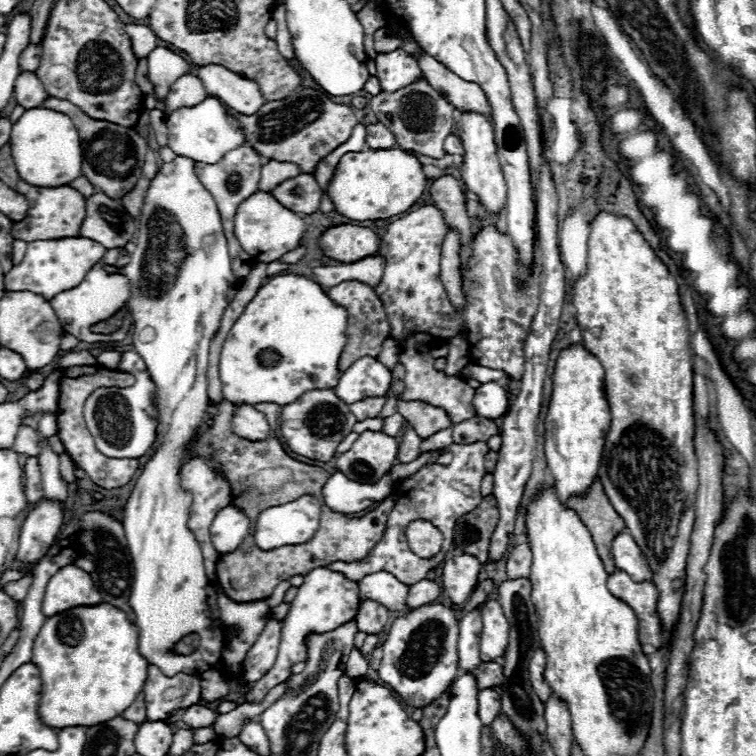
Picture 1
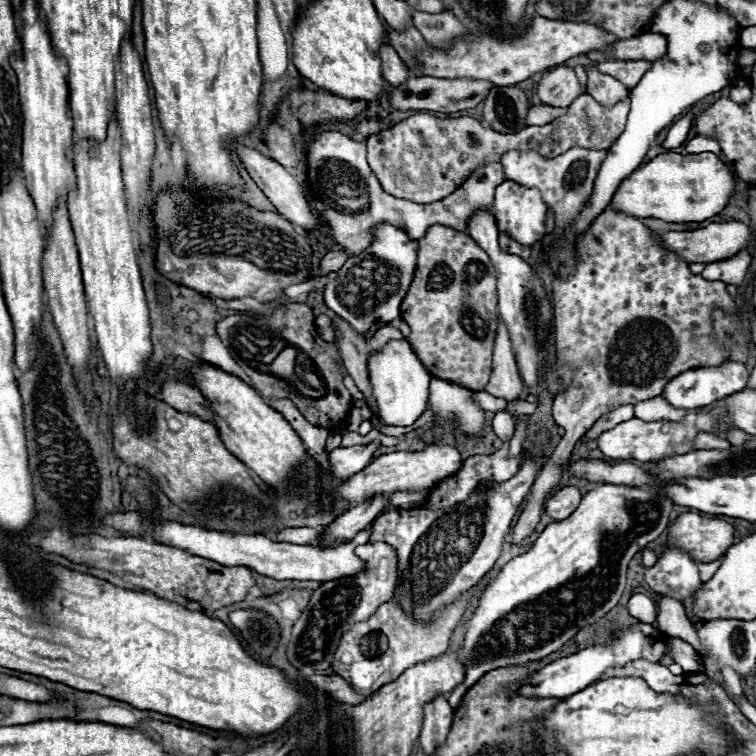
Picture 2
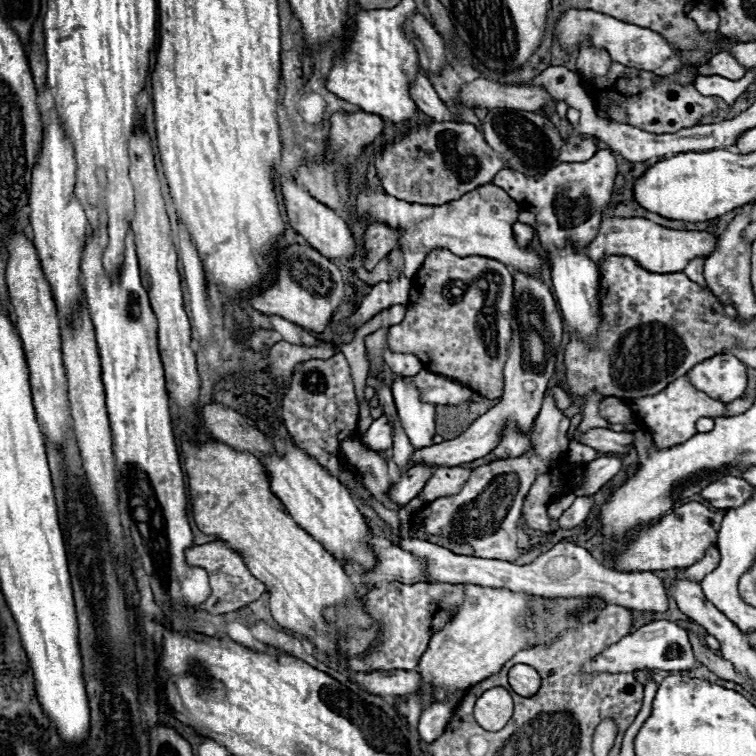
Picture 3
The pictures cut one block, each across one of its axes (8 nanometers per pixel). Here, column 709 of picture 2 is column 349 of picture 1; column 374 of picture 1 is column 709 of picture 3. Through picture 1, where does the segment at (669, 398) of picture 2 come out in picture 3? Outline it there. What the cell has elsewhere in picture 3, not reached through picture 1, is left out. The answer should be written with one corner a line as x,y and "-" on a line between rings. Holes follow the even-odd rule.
716,354
696,364
688,376
692,384
710,398
724,404
742,398
746,392
746,366
730,354

